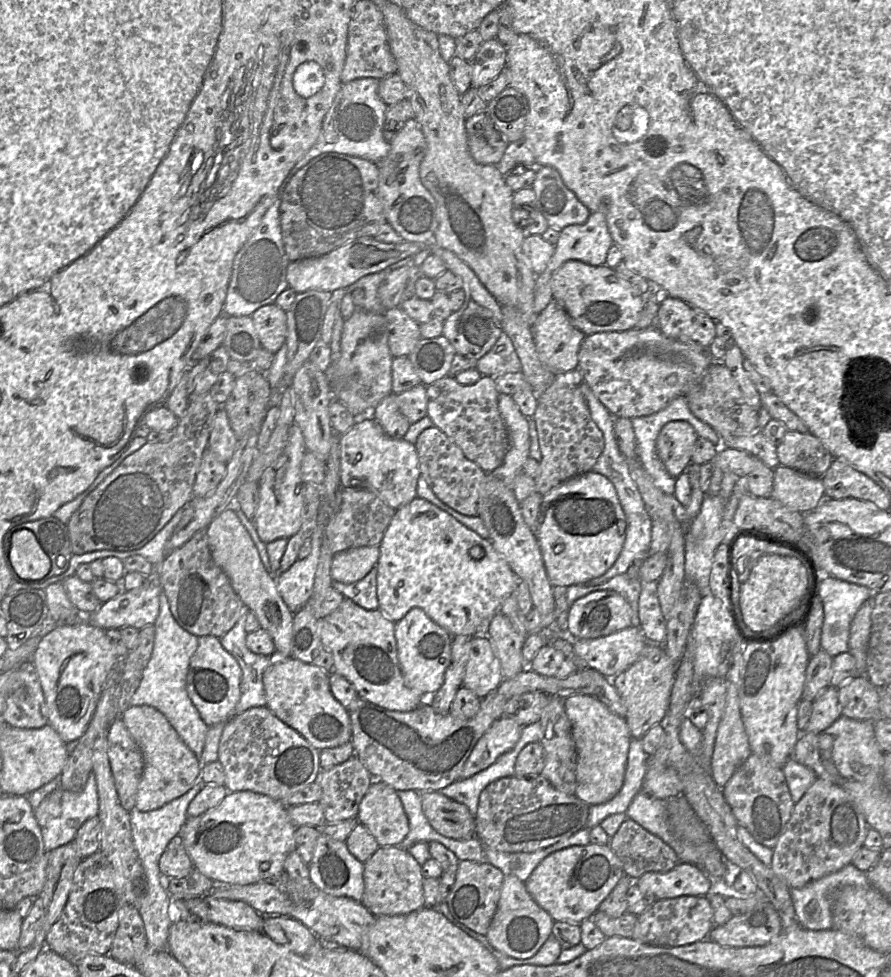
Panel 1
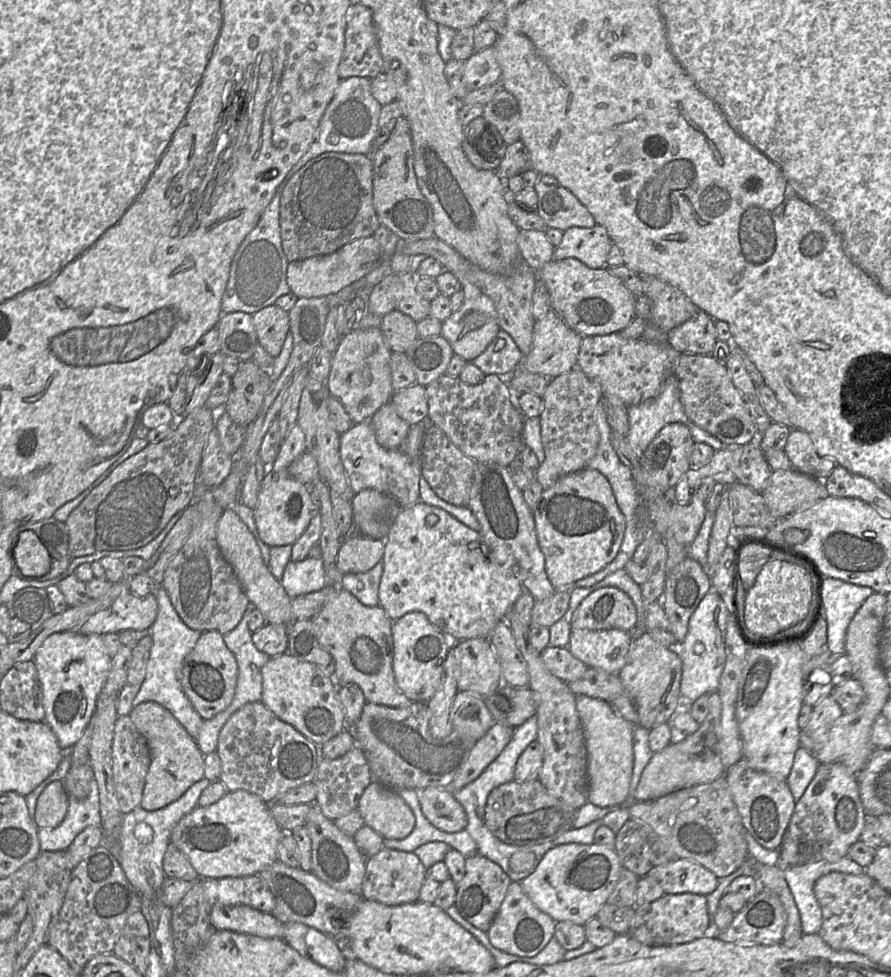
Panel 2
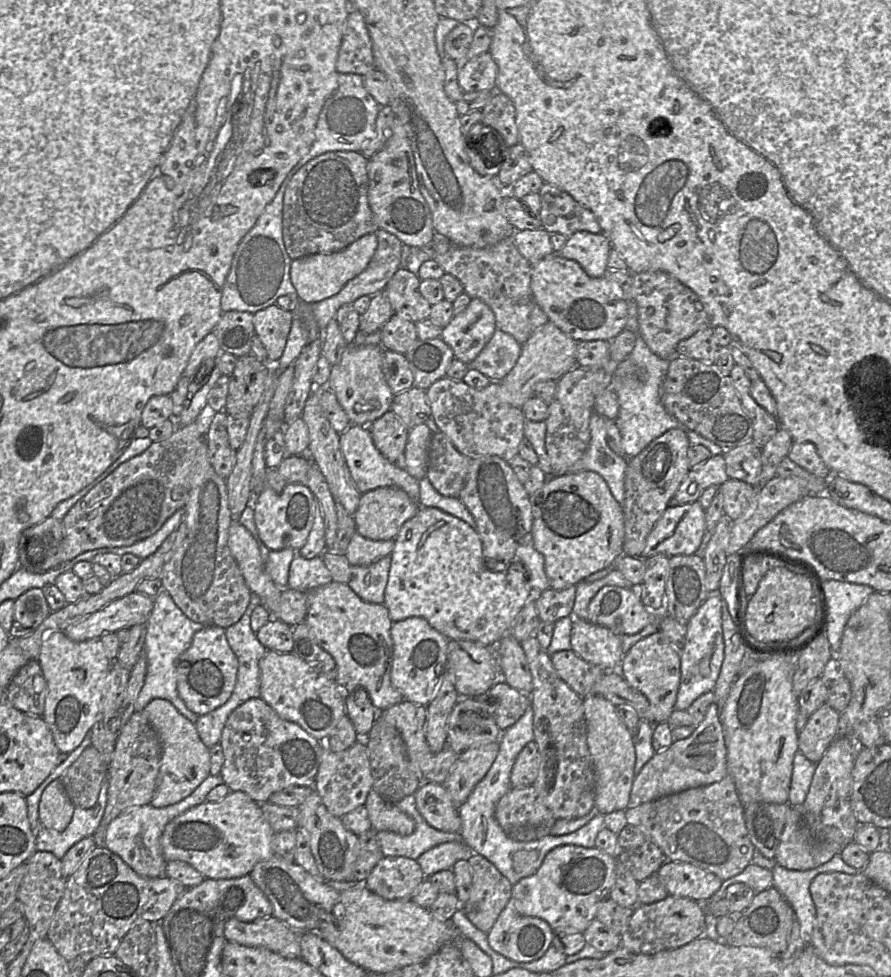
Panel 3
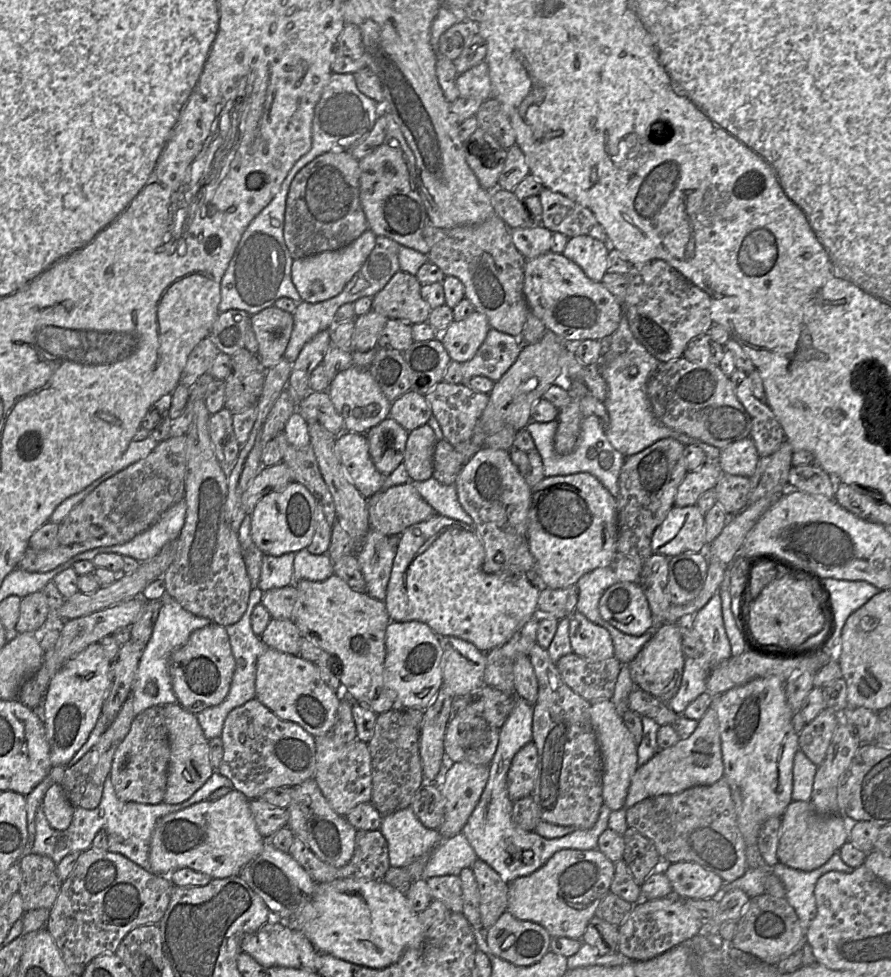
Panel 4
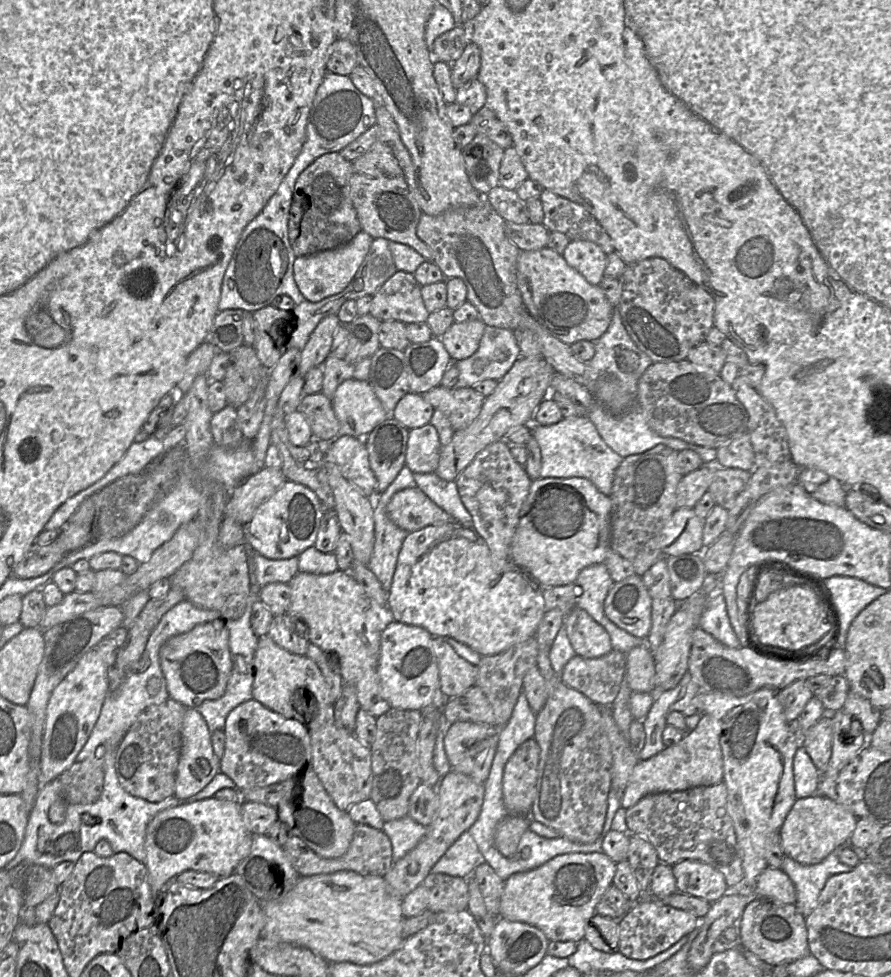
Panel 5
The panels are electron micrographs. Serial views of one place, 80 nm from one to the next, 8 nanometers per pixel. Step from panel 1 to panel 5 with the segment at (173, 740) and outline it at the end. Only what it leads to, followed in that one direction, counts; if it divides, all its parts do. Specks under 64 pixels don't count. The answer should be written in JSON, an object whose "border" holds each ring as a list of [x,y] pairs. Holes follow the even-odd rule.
{"border":[[[186,708],[181,732],[182,746],[175,777],[174,796],[178,799],[198,793],[220,771],[220,759],[214,754],[211,735],[203,716],[195,708]]]}

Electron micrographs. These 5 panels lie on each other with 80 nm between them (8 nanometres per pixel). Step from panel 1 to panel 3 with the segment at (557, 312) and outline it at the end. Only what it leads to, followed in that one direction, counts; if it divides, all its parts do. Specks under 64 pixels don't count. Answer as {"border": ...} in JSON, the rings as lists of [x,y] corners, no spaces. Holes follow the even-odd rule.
{"border":[[[548,321],[533,331],[522,345],[521,354],[512,368],[500,382],[501,400],[511,406],[522,408],[525,402],[534,396],[534,387],[538,382],[555,380],[556,382],[576,366],[577,341],[562,332],[554,323]]]}

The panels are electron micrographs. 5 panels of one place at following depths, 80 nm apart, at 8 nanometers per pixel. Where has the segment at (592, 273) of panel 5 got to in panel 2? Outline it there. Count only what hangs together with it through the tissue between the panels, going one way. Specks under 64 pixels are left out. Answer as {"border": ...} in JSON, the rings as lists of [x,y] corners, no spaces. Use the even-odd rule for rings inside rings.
{"border":[[[596,224],[591,228],[571,227],[563,232],[562,241],[555,248],[553,260],[576,258],[592,269],[605,268],[612,247],[605,227]]]}

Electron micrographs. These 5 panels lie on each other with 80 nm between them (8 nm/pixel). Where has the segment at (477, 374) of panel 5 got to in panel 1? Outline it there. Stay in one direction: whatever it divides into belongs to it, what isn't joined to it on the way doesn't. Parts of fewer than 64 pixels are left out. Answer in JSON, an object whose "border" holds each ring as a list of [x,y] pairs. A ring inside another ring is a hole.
{"border":[[[503,332],[492,348],[476,362],[484,376],[496,377],[521,371],[521,362],[509,336]]]}

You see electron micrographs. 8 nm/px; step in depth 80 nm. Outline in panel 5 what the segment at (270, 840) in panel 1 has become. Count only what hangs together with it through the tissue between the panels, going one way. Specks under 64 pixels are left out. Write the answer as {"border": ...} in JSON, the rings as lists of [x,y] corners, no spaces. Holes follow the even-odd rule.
{"border":[[[211,797],[157,813],[148,824],[145,837],[145,866],[157,904],[167,884],[186,870],[209,872],[219,877],[234,873],[250,852],[252,836],[242,817],[241,802]]]}

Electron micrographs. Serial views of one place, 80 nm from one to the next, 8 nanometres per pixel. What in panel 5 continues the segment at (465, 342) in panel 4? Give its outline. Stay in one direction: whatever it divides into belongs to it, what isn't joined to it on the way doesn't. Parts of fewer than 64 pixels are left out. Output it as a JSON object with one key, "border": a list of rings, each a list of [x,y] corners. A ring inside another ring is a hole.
{"border":[[[480,319],[456,322],[441,336],[441,341],[452,361],[472,356],[479,347],[486,324]]]}

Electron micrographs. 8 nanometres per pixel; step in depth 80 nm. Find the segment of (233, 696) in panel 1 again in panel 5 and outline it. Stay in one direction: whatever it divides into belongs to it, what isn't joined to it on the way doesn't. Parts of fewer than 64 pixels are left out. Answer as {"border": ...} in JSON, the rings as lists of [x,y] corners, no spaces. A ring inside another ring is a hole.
{"border":[[[215,619],[169,638],[161,646],[159,658],[171,699],[186,708],[196,708],[205,700],[220,698],[232,671],[229,632],[225,620]]]}

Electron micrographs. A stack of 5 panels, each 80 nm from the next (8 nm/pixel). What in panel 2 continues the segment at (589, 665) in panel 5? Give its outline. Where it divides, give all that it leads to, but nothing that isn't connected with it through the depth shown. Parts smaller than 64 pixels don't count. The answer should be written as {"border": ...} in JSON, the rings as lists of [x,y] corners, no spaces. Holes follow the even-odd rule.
{"border":[[[548,645],[540,655],[550,673],[566,683],[582,678],[588,669],[567,647]]]}

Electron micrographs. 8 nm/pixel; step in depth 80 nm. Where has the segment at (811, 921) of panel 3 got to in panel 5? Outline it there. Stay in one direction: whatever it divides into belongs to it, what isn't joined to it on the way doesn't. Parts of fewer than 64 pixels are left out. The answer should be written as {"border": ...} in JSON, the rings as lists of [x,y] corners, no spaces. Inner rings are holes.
{"border":[[[850,841],[838,846],[824,860],[815,865],[803,865],[785,856],[781,870],[792,880],[796,889],[795,907],[807,918],[817,907],[819,895],[827,880],[840,873],[852,871],[852,867],[839,860],[842,849],[849,847],[857,854],[861,861],[867,860],[865,849],[854,847]]]}

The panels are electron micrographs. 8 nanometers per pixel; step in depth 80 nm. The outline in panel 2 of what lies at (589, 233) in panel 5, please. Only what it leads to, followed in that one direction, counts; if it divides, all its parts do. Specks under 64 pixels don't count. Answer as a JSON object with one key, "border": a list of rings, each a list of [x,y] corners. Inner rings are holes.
{"border":[[[540,175],[534,190],[538,197],[536,212],[548,228],[564,232],[571,227],[591,228],[596,225],[587,208],[555,177]]]}

